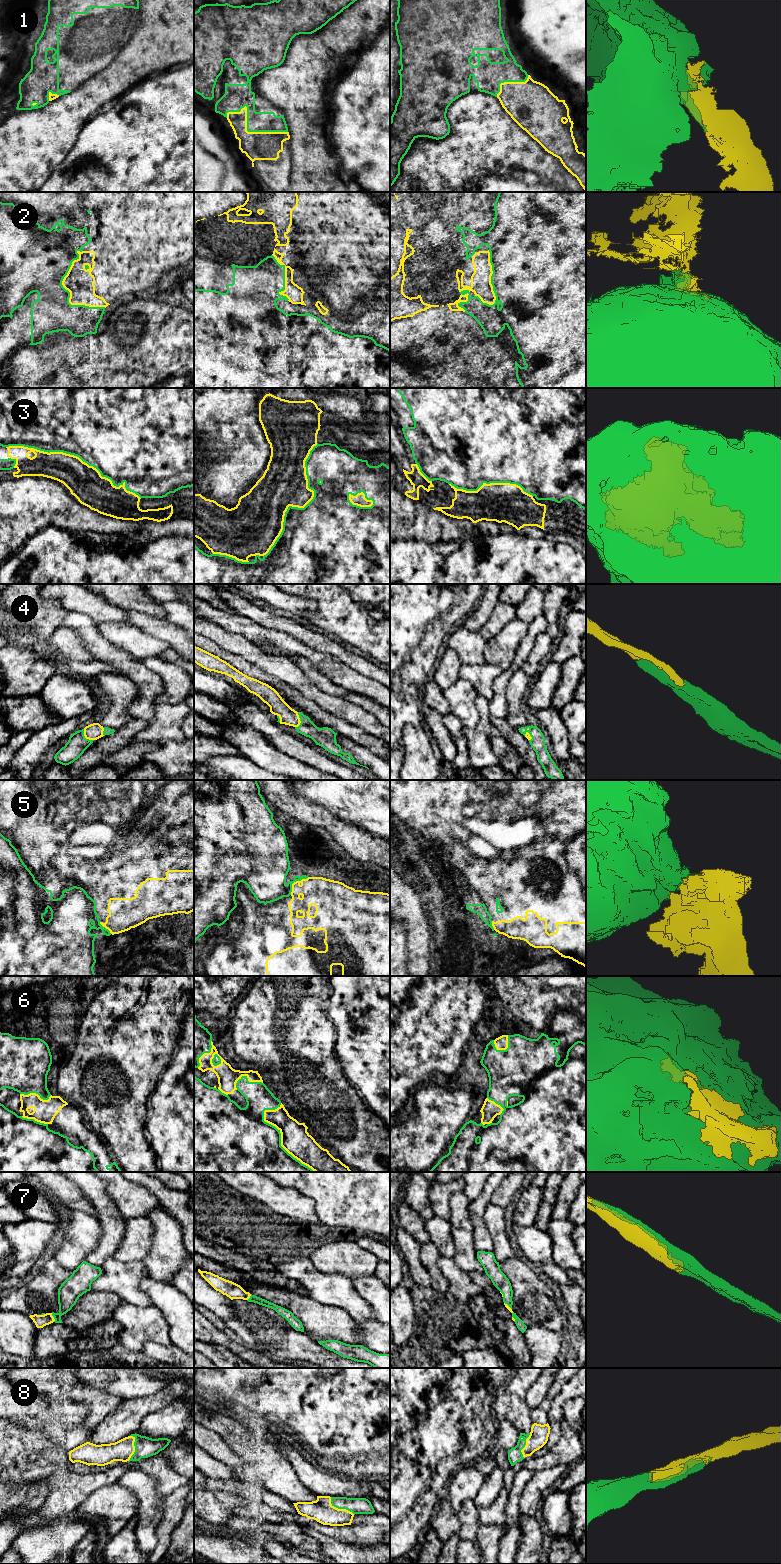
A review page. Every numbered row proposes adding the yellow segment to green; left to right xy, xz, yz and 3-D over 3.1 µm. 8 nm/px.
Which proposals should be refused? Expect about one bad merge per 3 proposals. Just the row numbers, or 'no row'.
2, 5

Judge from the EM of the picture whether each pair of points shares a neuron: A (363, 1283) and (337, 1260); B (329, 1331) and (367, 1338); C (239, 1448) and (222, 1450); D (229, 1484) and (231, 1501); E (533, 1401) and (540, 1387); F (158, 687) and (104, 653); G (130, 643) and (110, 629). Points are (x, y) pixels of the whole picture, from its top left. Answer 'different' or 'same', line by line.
A: different
B: different
C: different
D: different
E: same
F: same
G: same

